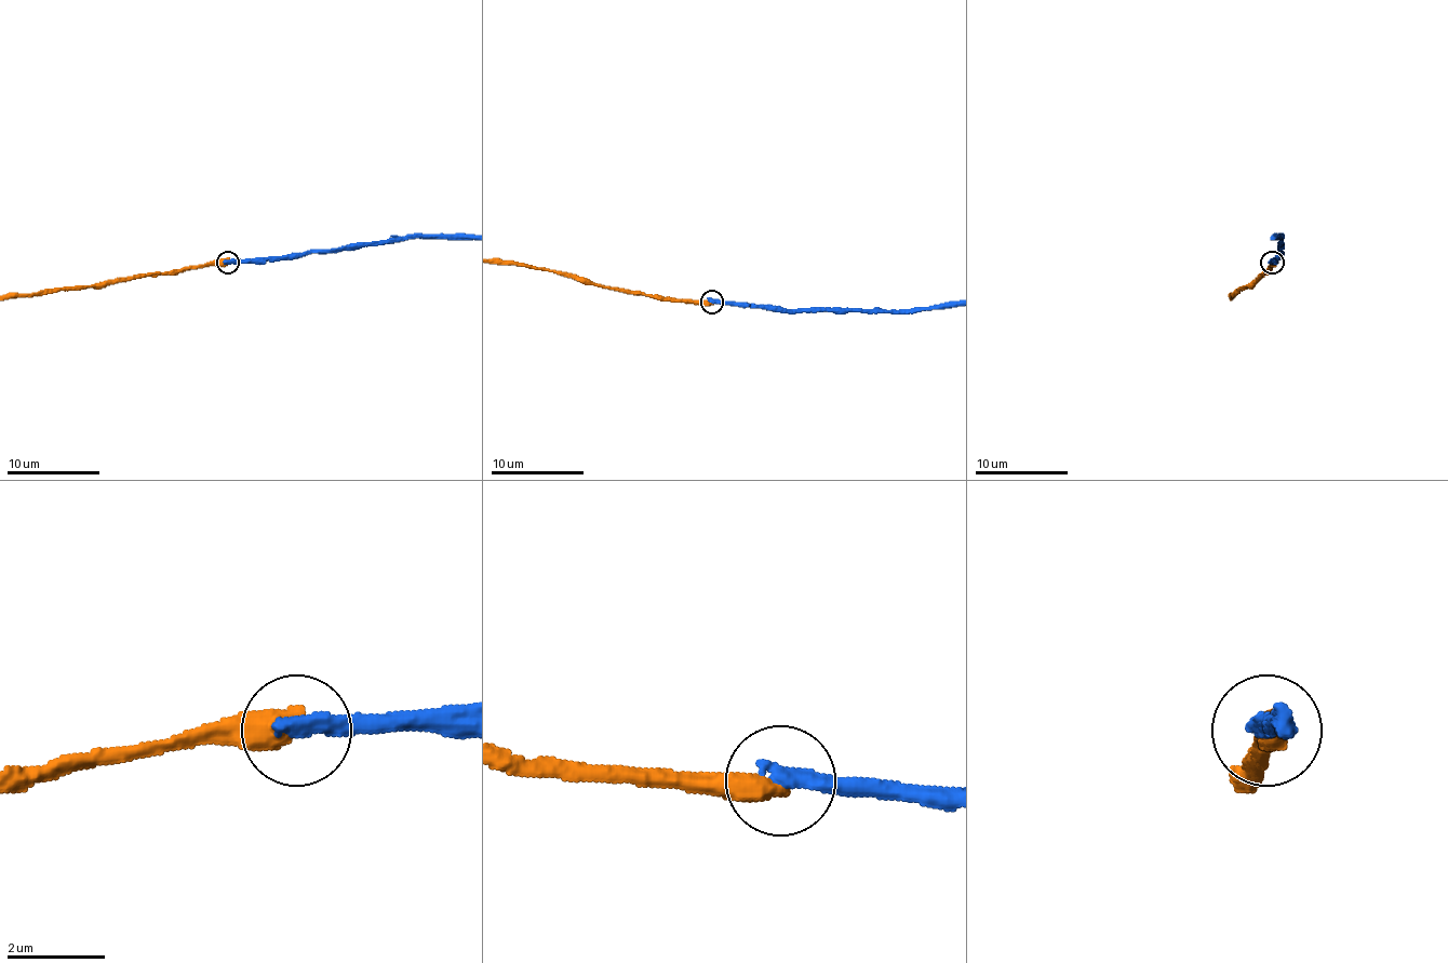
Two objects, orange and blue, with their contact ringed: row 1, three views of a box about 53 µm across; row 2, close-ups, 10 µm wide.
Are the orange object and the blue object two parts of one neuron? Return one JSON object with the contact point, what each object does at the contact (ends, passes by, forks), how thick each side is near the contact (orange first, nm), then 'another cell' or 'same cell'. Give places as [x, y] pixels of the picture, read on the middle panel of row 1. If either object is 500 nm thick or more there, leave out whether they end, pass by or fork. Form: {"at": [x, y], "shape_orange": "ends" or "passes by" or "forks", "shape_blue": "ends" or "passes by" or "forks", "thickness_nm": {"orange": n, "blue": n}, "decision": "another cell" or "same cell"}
{"at": [712, 302], "thickness_nm": {"orange": 550, "blue": 400}, "decision": "another cell"}

